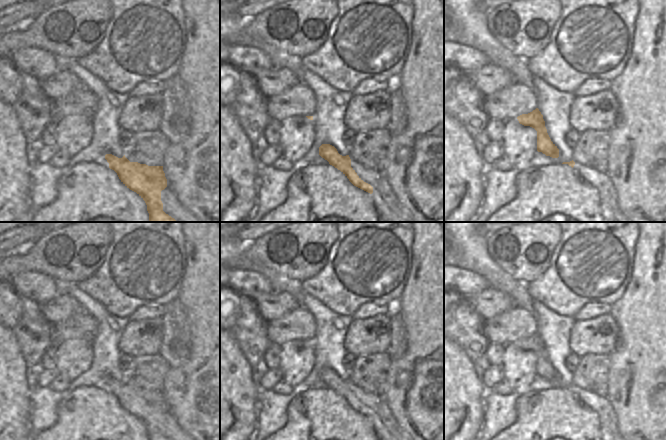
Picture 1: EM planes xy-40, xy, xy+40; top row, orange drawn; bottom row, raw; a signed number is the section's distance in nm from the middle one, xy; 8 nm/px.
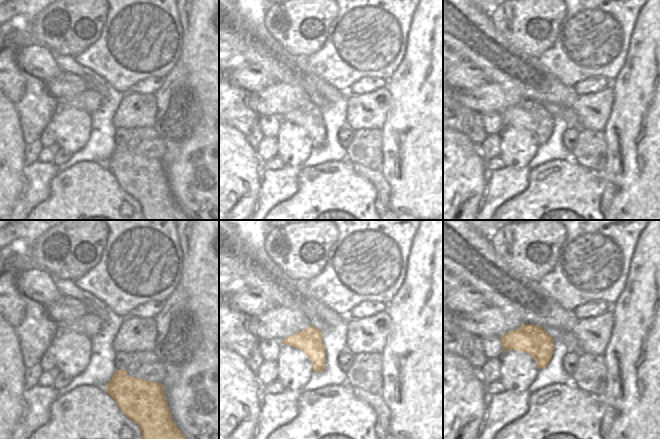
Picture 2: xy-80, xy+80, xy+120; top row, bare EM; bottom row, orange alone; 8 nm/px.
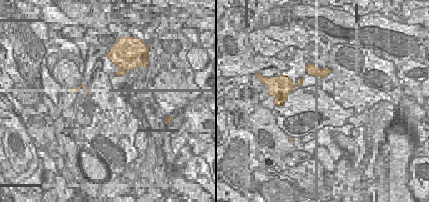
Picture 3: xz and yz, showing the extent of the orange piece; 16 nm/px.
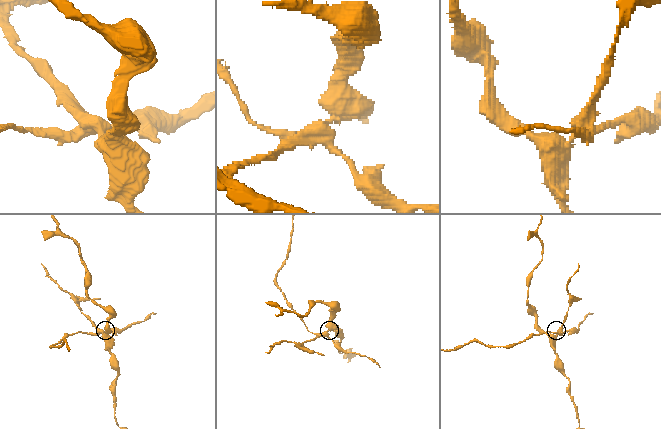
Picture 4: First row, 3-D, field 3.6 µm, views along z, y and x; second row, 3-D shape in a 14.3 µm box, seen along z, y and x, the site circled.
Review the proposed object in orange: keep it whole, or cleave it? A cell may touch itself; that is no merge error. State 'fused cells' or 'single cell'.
fused cells

